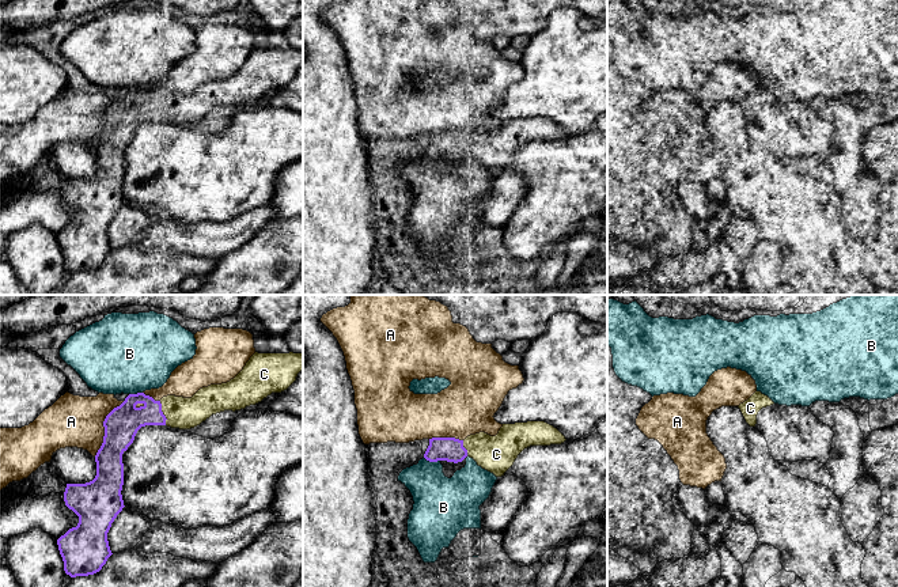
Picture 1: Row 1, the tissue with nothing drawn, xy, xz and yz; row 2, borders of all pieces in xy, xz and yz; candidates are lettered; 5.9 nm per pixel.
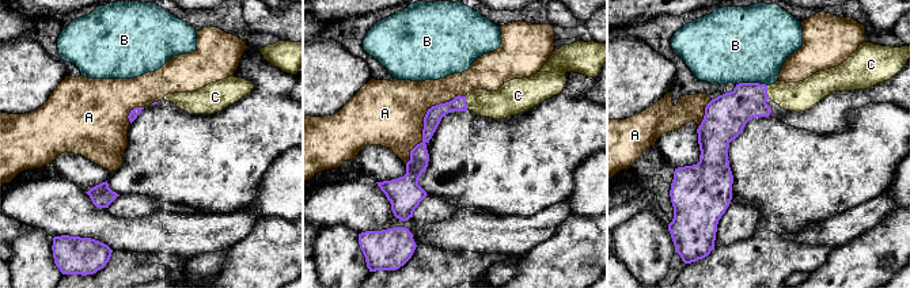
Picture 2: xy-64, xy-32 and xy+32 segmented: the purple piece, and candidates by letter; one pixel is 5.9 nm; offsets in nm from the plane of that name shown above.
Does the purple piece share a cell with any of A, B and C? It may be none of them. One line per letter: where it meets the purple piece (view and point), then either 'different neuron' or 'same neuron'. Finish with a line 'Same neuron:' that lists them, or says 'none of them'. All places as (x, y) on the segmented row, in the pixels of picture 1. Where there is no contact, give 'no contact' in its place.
A: contact xy (103, 425); different neuron
B: contact xz (432, 461); different neuron
C: contact xy (162, 413); same neuron
Same neuron: C

